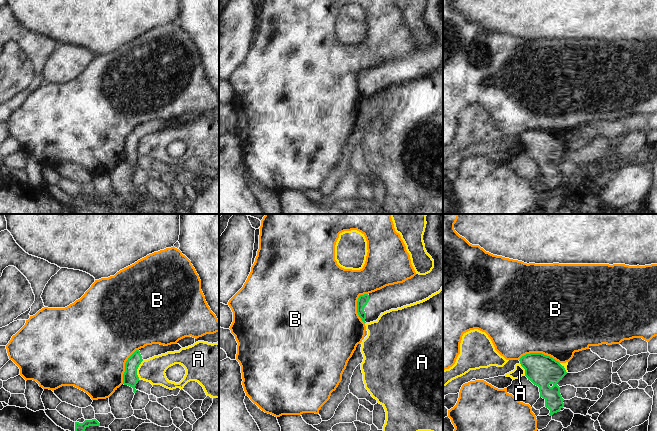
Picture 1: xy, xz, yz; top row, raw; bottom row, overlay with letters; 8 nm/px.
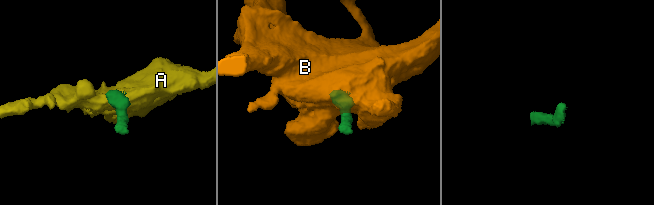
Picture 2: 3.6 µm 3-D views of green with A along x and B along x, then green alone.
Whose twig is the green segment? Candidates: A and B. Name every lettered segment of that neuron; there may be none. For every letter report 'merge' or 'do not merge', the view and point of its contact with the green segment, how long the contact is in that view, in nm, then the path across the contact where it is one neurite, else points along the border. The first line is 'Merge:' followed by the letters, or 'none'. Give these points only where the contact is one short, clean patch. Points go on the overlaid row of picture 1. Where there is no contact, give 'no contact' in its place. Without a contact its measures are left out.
Merge: none
A: do not merge | xy (136, 370) | 170 nm | along xy (143, 360), (137, 369), (138, 379)
B: do not merge | yz (539, 353) | 340 nm

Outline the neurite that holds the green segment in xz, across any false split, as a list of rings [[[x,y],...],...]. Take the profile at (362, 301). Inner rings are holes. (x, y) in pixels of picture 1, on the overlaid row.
[[[427,214],[426,222],[423,241],[434,260],[434,268],[426,275],[416,274],[403,283],[360,295],[357,313],[364,323],[377,321],[382,313],[391,309],[422,301],[443,286],[443,214]]]

